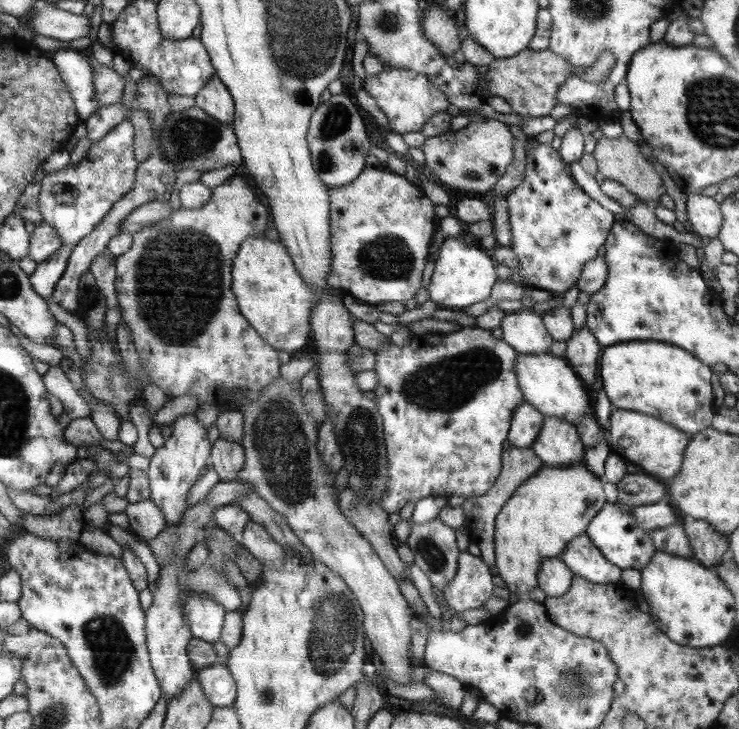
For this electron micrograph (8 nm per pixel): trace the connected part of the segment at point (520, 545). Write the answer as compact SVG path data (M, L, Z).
M581 460L567 467L543 466L535 476L529 477L515 489L510 500L499 511L494 524L494 565L509 594L525 597L527 592L535 589L543 559L559 558L571 540L586 532L595 514L607 504L602 483Z

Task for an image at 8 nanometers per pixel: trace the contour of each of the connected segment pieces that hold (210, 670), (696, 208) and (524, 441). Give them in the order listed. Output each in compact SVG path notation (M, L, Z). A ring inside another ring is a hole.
M215 662L206 668L197 670L199 687L203 695L213 706L233 706L236 699L236 683L225 664Z
M688 193L685 212L691 224L691 232L708 239L717 237L719 226L722 226L722 212L719 212L719 207L717 202L713 202L713 197Z
M519 404L511 416L507 438L511 447L531 448L543 426L543 416L530 404Z

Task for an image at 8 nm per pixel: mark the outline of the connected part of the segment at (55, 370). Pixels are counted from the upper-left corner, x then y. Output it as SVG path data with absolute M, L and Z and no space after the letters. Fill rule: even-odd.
M59 365L50 366L41 377L49 396L55 396L62 405L62 414L58 417L63 429L69 420L90 416L88 404L63 374Z

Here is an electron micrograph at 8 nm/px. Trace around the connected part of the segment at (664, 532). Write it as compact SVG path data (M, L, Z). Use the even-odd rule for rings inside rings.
M675 523L647 532L651 536L651 542L654 543L656 552L664 552L664 554L681 558L691 558L693 556L683 524Z

